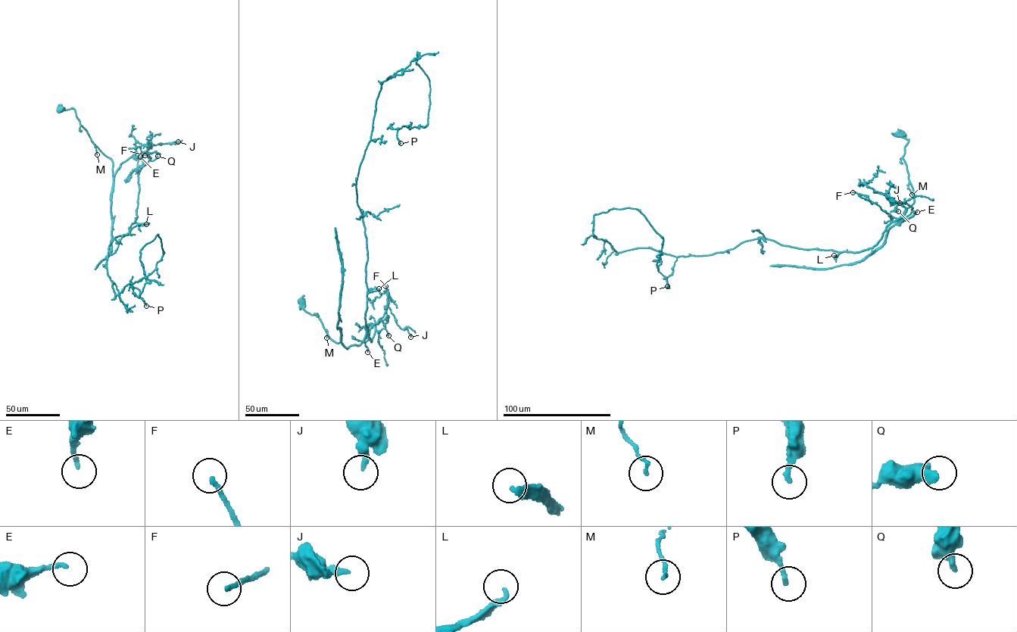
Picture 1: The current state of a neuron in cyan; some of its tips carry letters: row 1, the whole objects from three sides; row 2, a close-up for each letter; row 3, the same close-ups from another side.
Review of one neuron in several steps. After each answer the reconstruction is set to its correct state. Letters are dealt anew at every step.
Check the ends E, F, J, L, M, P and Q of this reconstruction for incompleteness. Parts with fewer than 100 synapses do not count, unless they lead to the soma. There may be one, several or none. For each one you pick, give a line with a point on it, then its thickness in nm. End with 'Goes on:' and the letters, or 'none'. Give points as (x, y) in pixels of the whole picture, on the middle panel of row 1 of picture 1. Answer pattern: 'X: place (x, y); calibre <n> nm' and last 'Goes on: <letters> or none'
L: place (379, 288); calibre 240 nm
Goes on: L

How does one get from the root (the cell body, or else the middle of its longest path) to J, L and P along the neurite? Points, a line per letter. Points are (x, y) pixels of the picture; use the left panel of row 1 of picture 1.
J: (60, 110), (73, 108), (110, 159), (113, 182), (135, 154), (178, 141)
L: (60, 110), (73, 108), (91, 141), (110, 159), (113, 182), (120, 164), (143, 152), (135, 221), (146, 224)
P: (60, 110), (113, 182), (143, 152), (106, 266), (115, 296), (158, 234), (146, 306)

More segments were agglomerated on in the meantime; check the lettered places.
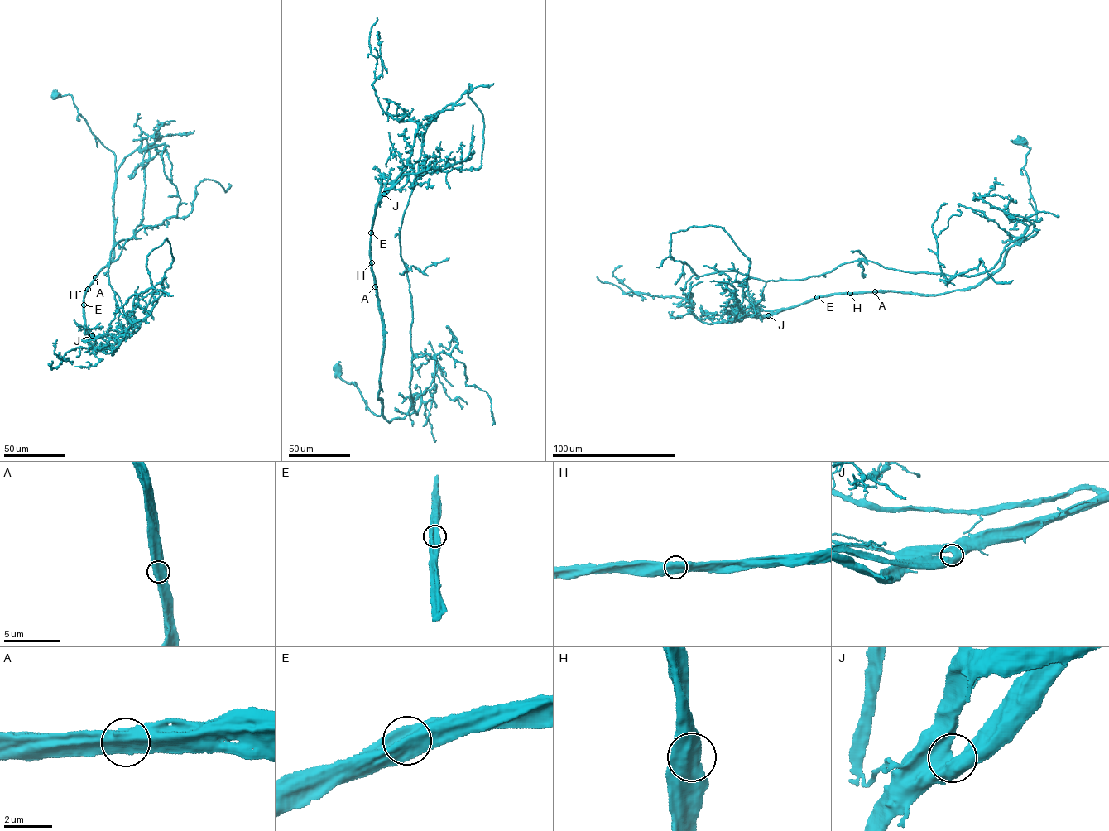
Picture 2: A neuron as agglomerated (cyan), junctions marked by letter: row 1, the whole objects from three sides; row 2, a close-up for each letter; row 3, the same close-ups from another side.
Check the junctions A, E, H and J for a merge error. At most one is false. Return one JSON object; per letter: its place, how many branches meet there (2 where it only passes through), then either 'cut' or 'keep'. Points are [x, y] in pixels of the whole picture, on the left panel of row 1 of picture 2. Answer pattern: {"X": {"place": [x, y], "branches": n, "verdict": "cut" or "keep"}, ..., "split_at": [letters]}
{"A": {"place": [95, 277], "branches": 2, "verdict": "keep"}, "E": {"place": [84, 305], "branches": 2, "verdict": "keep"}, "H": {"place": [88, 289], "branches": 2, "verdict": "keep"}, "J": {"place": [92, 335], "branches": 2, "verdict": "keep"}, "split_at": []}

